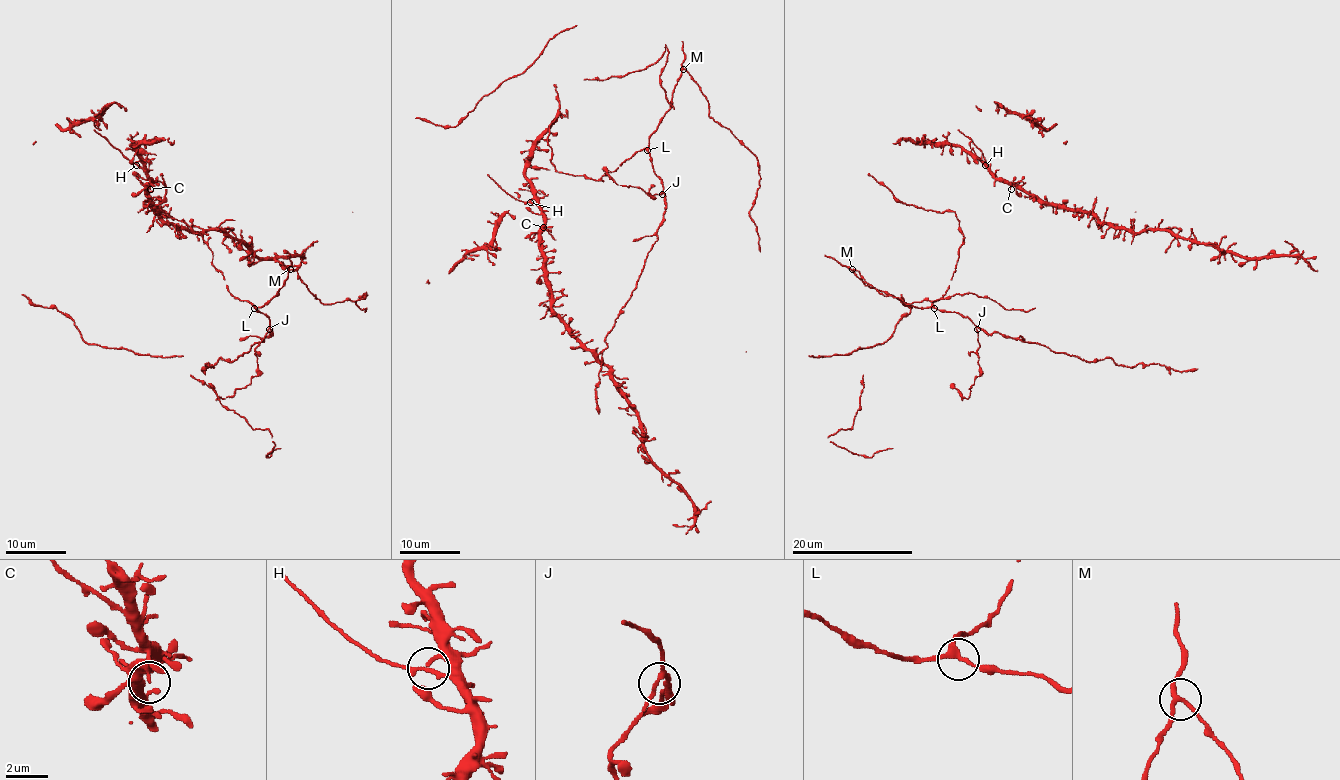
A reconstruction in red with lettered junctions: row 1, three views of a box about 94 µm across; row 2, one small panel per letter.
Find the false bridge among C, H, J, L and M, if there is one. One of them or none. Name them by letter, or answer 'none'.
H

